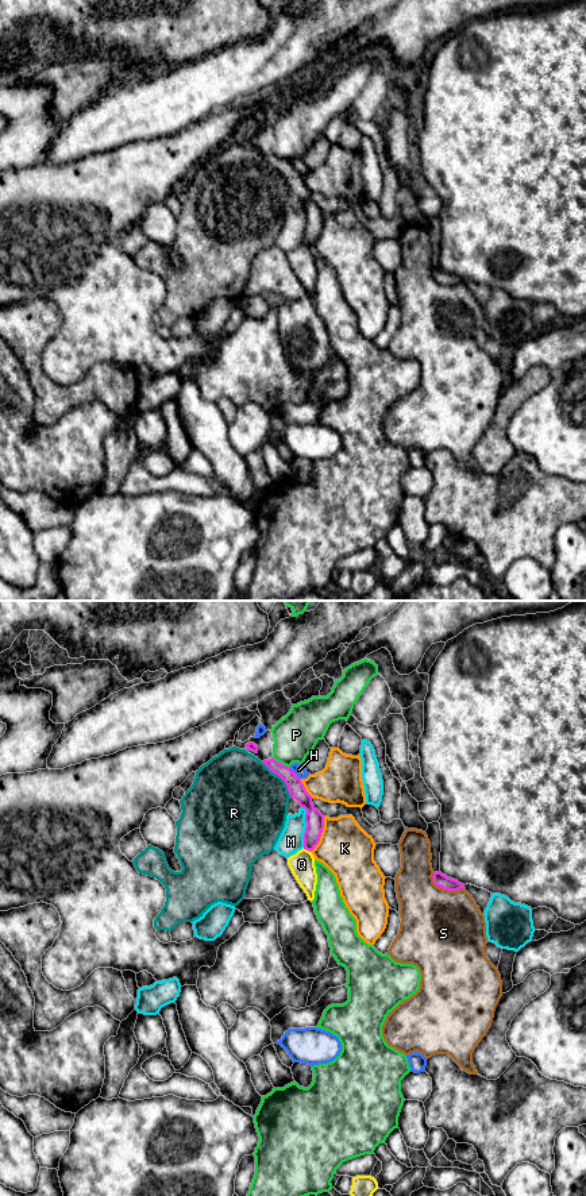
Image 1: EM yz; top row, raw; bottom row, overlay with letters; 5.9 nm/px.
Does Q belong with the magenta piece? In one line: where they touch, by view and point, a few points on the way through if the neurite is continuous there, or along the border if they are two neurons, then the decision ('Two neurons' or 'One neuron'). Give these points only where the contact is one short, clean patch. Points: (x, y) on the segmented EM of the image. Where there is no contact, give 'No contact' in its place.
Touches magenta at yz (307, 849). Boundary: yz (303, 848), (311, 852). Two neurons

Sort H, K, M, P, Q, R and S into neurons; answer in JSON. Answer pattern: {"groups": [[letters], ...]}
{"groups": [["H"], ["K"], ["M"], ["P"], ["Q"], ["R"], ["S"]]}

